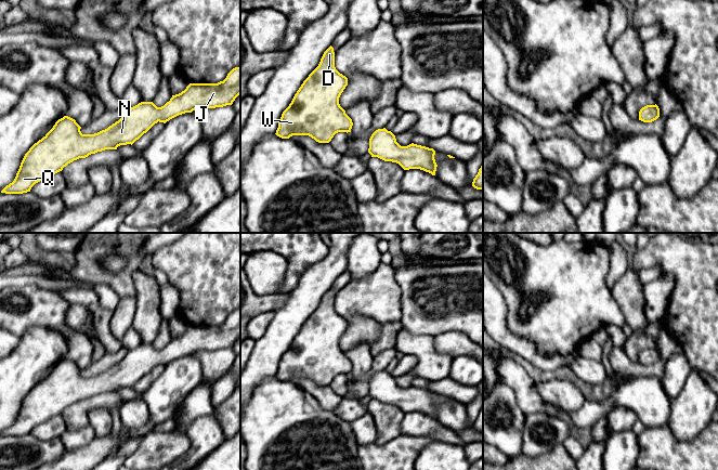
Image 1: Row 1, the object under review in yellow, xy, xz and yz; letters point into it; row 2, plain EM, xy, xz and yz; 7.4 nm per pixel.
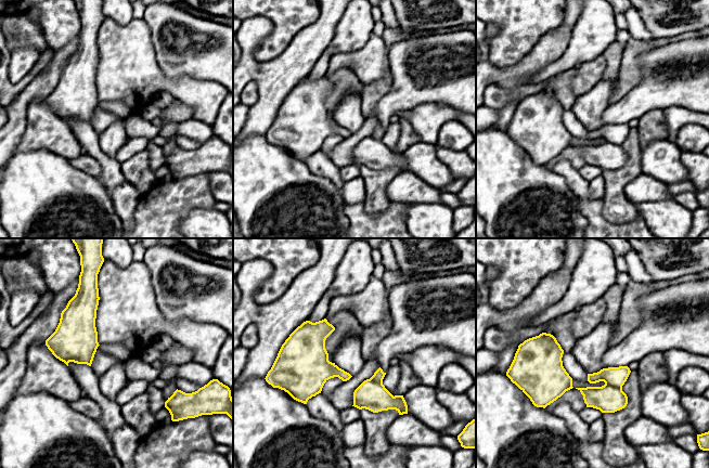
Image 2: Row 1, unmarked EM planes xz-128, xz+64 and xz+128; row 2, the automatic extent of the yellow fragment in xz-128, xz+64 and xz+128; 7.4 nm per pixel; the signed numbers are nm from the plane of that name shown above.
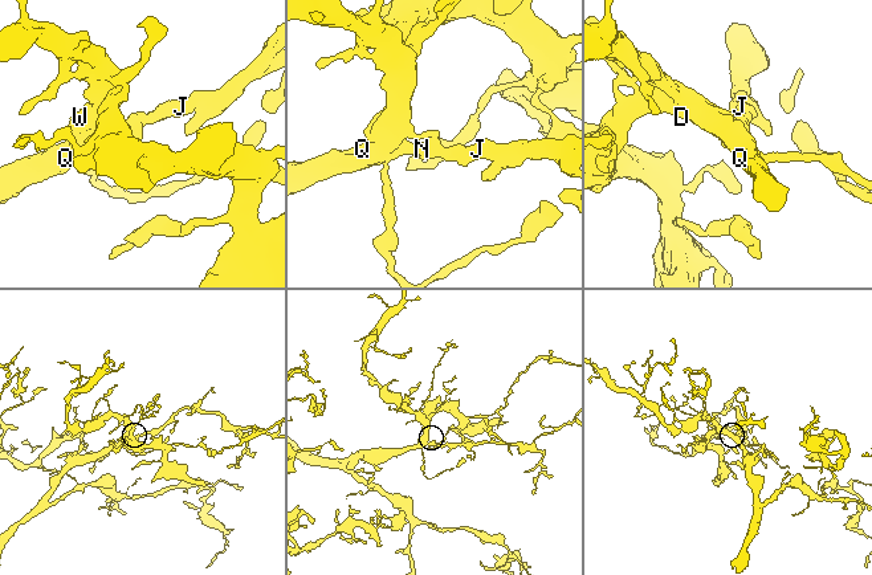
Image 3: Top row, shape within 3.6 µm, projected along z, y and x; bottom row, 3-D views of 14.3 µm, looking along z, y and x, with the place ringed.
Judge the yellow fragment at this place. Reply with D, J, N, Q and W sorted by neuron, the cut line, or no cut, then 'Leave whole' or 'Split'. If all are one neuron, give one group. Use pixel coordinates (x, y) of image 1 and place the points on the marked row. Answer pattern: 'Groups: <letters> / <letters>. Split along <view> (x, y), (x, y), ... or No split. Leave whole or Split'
Groups: D J N Q W. No split. Leave whole

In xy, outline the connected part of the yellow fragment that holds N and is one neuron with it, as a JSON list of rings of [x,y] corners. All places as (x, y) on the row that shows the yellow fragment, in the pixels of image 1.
[[[240,66],[233,68],[223,81],[218,83],[190,83],[184,91],[172,95],[164,106],[157,107],[153,102],[141,102],[128,108],[126,114],[107,129],[94,134],[82,134],[81,127],[75,119],[64,116],[58,119],[53,128],[25,154],[16,177],[1,193],[23,194],[30,192],[31,187],[41,180],[63,170],[68,164],[79,158],[86,158],[91,154],[105,149],[117,149],[120,145],[133,144],[155,123],[166,123],[170,119],[193,110],[216,108],[232,105],[240,94]]]

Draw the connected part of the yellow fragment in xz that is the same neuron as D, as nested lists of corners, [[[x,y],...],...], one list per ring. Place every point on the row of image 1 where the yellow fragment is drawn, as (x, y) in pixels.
[[[330,45],[318,66],[303,81],[278,121],[276,135],[309,135],[318,143],[329,143],[338,132],[351,132],[353,122],[339,104],[348,78],[335,67]]]

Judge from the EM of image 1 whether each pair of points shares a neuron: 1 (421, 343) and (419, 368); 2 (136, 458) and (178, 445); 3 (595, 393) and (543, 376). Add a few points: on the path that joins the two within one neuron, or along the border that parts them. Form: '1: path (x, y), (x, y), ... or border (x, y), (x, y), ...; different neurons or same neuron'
1: path (421, 350), (421, 362); same neuron
2: path (146, 456), (168, 447); same neuron
3: path (582, 384), (569, 375), (556, 375); same neuron

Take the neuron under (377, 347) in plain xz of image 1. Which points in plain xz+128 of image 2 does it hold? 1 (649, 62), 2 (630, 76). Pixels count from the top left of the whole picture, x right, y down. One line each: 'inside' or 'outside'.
1: outside
2: inside

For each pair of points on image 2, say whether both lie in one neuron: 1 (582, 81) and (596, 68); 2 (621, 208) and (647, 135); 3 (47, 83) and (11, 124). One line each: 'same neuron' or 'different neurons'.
1: same neuron
2: different neurons
3: same neuron

